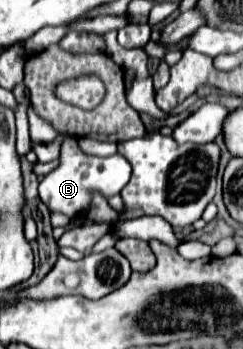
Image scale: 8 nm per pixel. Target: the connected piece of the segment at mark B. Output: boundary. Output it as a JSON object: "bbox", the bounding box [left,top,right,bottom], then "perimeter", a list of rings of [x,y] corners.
{"bbox":[39,137,131,219],"perimeter":[[[75,137],[65,139],[59,159],[61,159],[61,165],[55,171],[51,171],[49,175],[45,175],[43,181],[39,183],[39,197],[51,211],[59,211],[71,219],[85,213],[93,191],[101,191],[105,197],[117,195],[117,193],[121,193],[121,189],[127,185],[127,181],[131,177],[131,165],[125,157],[121,157],[119,153],[111,155],[111,157],[85,155],[79,149]]]}

